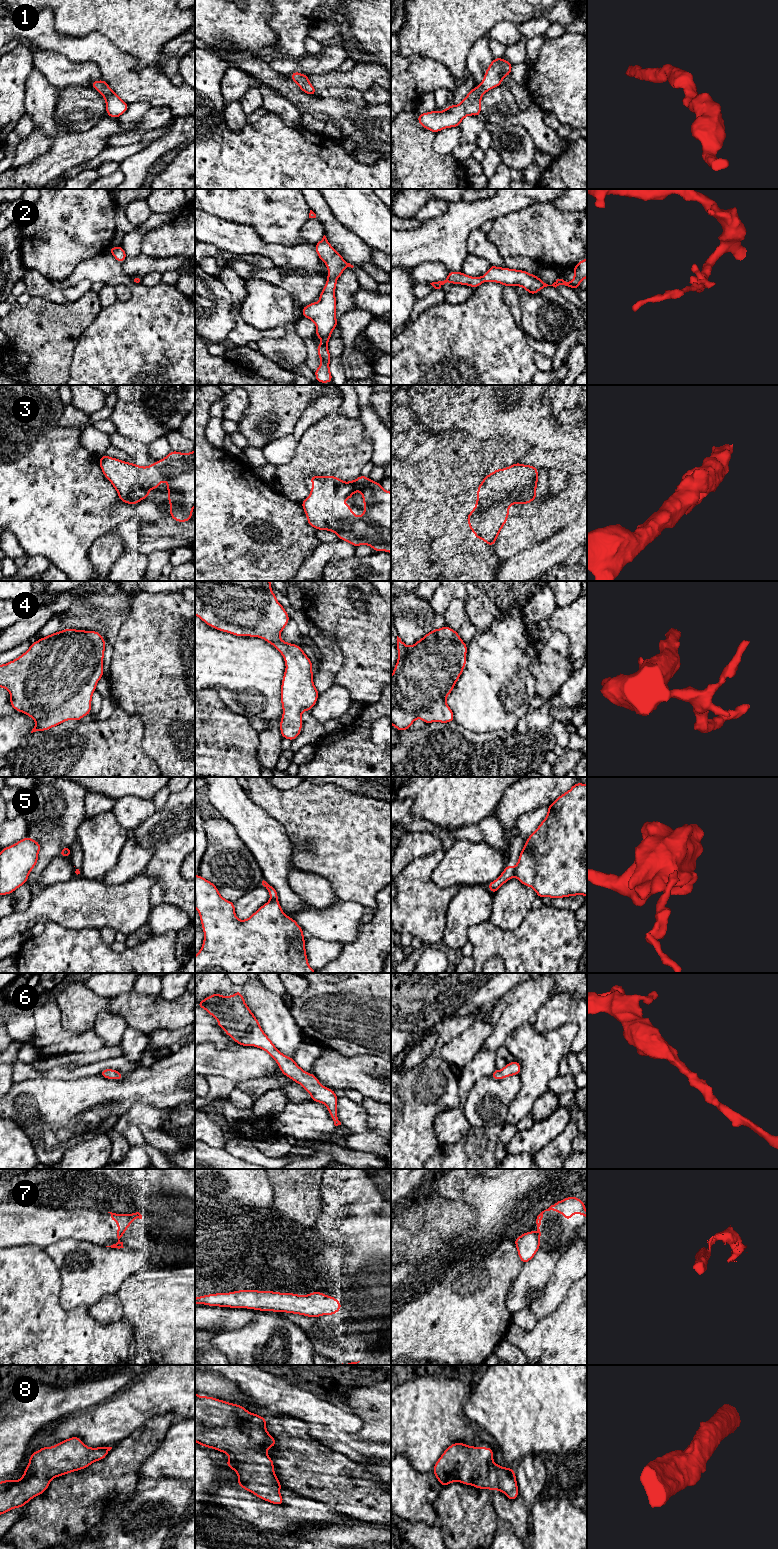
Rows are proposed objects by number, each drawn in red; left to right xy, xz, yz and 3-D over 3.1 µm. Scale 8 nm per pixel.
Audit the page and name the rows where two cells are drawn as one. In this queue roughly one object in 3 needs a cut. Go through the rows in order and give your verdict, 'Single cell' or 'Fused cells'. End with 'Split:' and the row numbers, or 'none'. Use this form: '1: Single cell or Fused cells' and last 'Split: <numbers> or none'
1: Single cell
2: Single cell
3: Single cell
4: Single cell
5: Fused cells
6: Single cell
7: Fused cells
8: Single cell
Split: 5, 7

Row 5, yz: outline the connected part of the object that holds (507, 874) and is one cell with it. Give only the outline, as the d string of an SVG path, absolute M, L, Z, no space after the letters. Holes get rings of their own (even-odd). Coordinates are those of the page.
M507 865L501 875L491 883L487 884L490 891L495 894L497 890L508 880L514 877L513 867L511 865Z

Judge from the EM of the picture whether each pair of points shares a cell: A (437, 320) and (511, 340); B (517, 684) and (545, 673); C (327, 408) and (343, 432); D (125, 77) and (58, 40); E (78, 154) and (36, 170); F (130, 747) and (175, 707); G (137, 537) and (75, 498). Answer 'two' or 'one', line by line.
A: one
B: two
C: two
D: one
E: one
F: two
G: two

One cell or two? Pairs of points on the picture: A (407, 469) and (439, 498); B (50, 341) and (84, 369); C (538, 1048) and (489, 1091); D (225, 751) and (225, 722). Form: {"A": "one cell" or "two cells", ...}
{"A": "one cell", "B": "two cells", "C": "two cells", "D": "one cell"}

